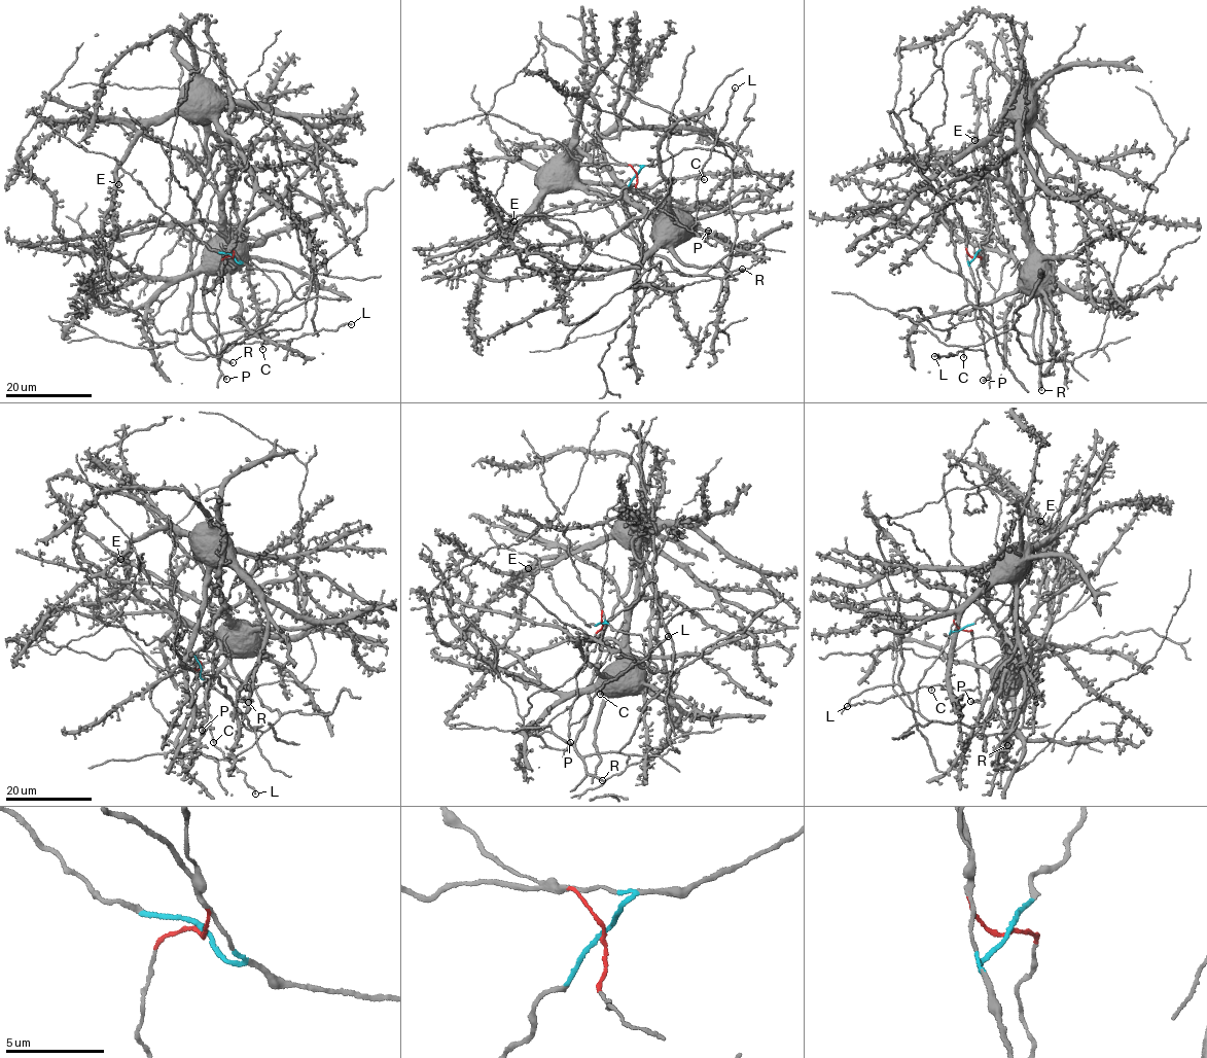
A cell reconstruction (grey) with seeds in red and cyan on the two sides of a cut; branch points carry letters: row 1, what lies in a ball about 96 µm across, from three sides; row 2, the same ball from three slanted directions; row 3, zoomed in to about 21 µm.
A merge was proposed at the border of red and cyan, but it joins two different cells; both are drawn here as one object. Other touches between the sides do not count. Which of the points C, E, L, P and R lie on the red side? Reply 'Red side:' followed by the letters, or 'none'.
Red side: C, L, P

